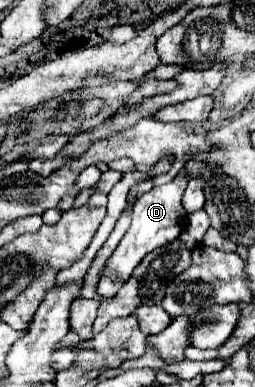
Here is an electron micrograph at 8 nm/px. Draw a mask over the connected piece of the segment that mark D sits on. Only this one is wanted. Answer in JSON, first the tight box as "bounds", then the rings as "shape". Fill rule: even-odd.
{"bounds":[97,174,187,298],"shape":[[[177,174],[173,182],[165,184],[165,186],[153,186],[153,190],[141,194],[133,206],[133,220],[131,226],[127,230],[127,234],[123,236],[123,240],[119,242],[119,246],[115,248],[113,256],[109,258],[103,276],[99,280],[97,286],[97,296],[105,298],[105,296],[113,296],[117,294],[117,290],[123,286],[123,282],[131,276],[131,272],[137,268],[137,264],[155,248],[163,248],[163,244],[171,244],[171,240],[175,240],[185,224],[187,224],[187,212],[183,210],[181,204],[181,196],[183,190],[187,186],[187,178],[183,174]]]}

